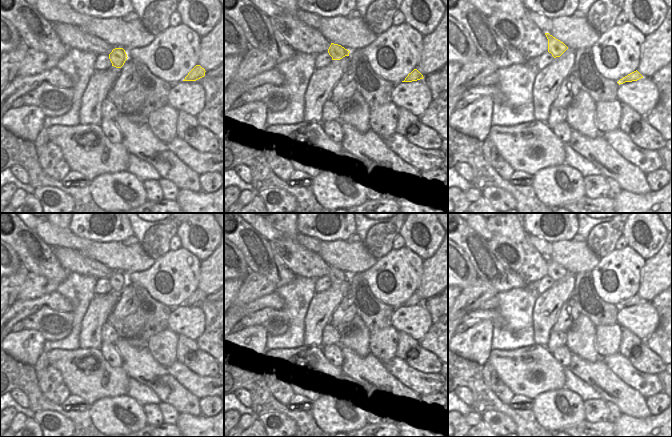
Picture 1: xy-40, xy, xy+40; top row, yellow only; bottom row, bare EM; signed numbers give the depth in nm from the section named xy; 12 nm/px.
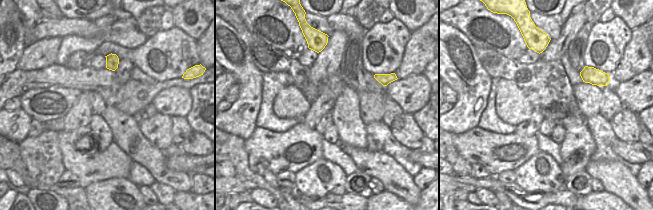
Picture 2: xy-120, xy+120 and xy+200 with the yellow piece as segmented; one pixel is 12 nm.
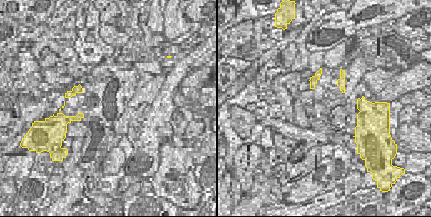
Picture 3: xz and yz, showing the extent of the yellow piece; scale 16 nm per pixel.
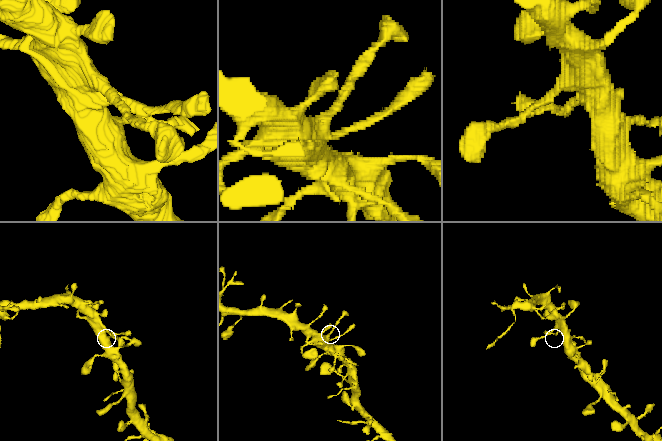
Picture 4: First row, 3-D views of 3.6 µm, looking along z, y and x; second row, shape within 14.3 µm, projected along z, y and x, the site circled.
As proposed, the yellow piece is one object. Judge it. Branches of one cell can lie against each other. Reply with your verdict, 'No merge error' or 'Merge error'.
No merge error

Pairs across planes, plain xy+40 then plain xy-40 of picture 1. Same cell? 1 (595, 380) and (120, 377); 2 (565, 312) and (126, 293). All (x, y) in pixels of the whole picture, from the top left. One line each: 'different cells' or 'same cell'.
1: different cells
2: same cell

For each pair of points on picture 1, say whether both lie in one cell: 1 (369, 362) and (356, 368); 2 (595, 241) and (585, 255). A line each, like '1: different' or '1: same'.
1: same
2: different

